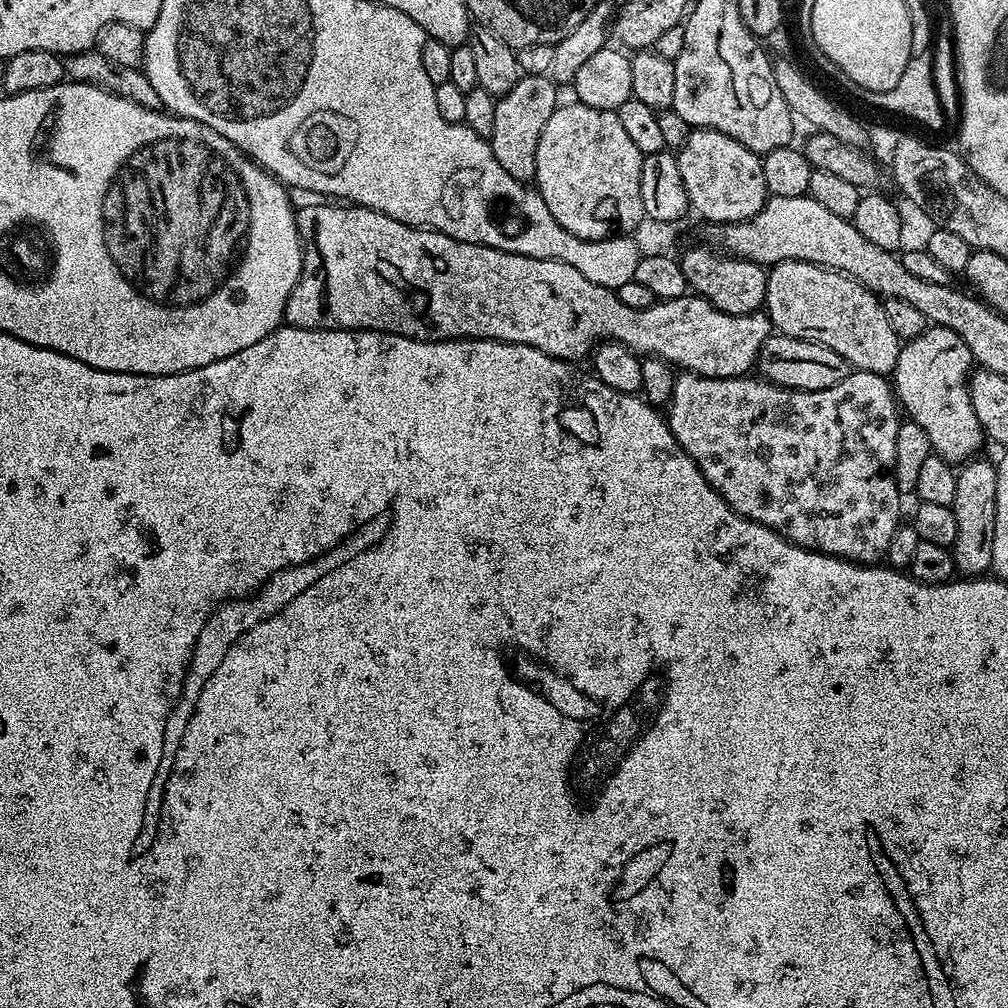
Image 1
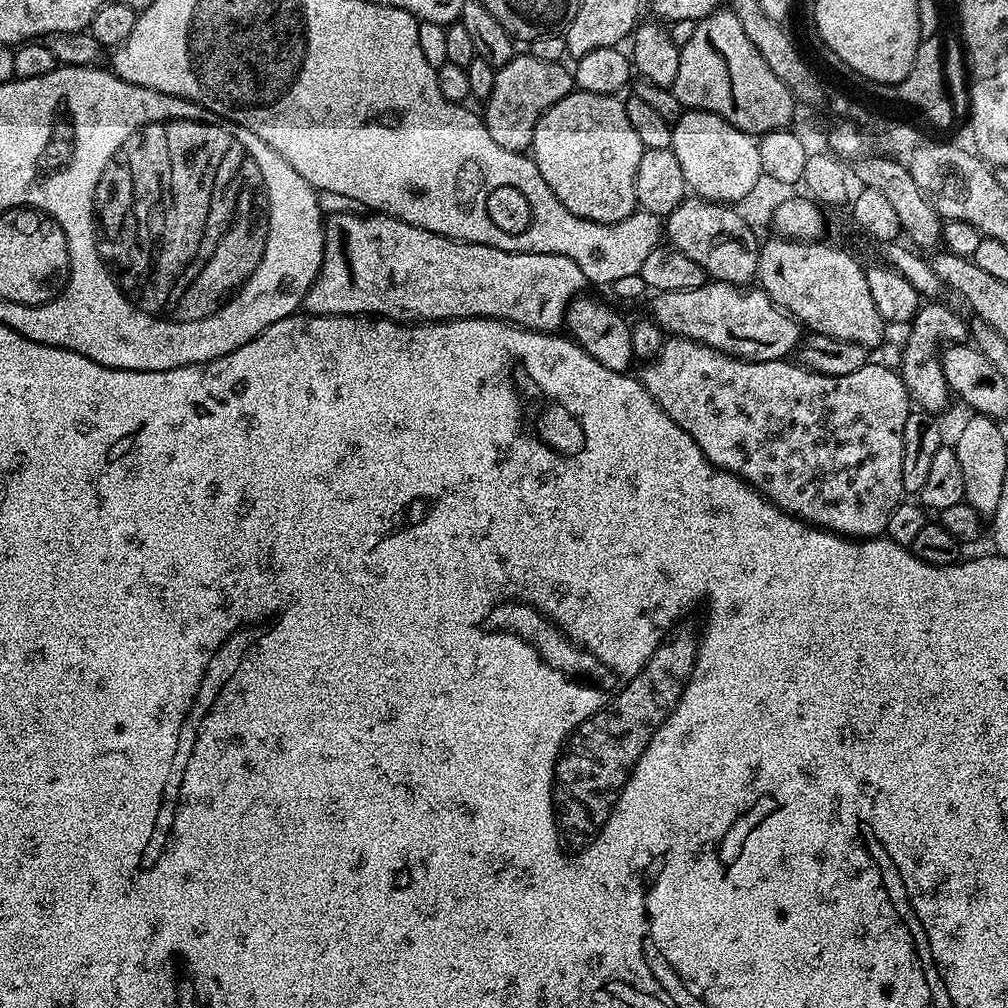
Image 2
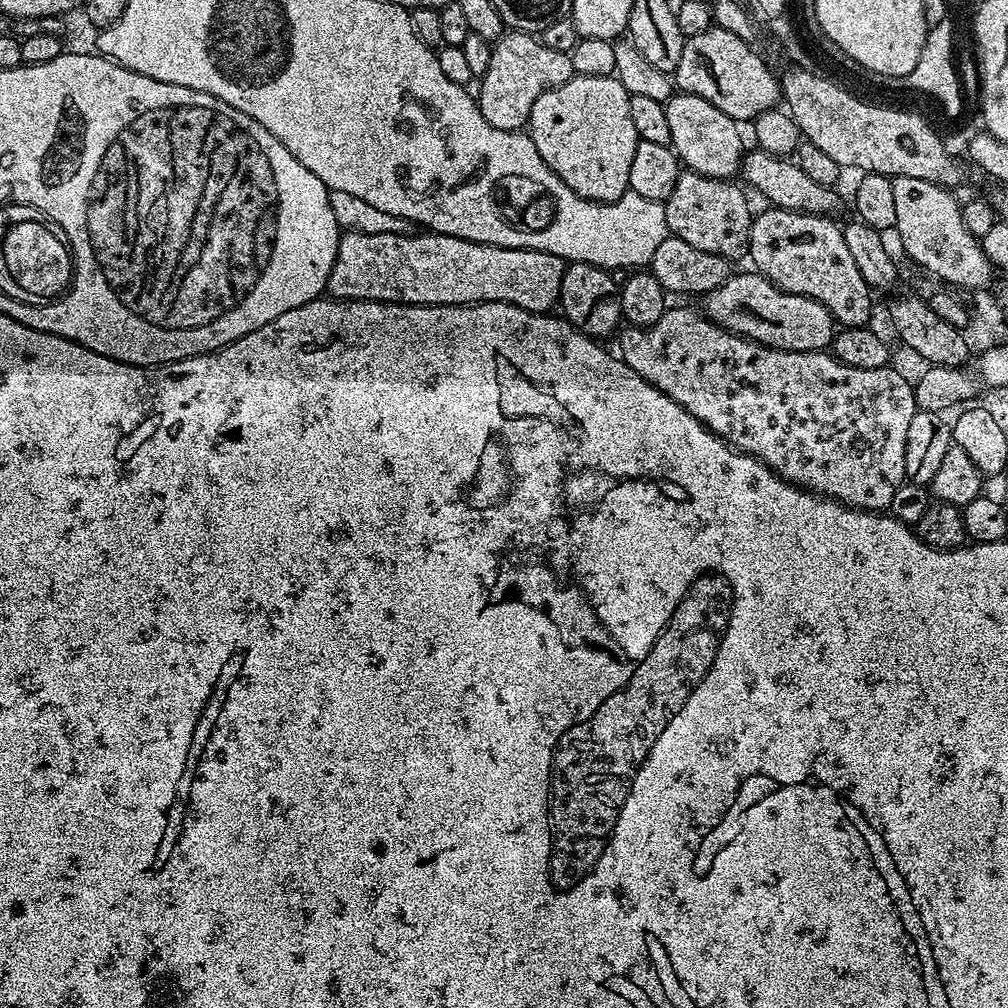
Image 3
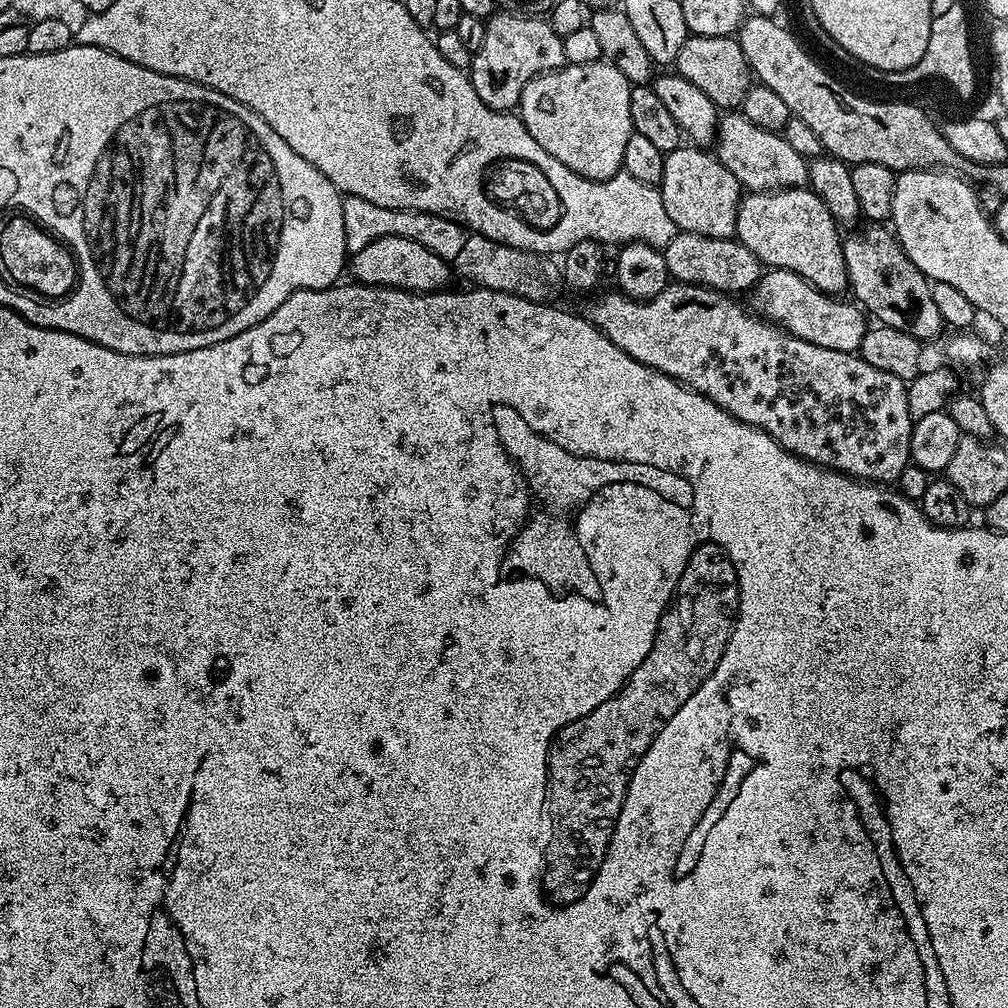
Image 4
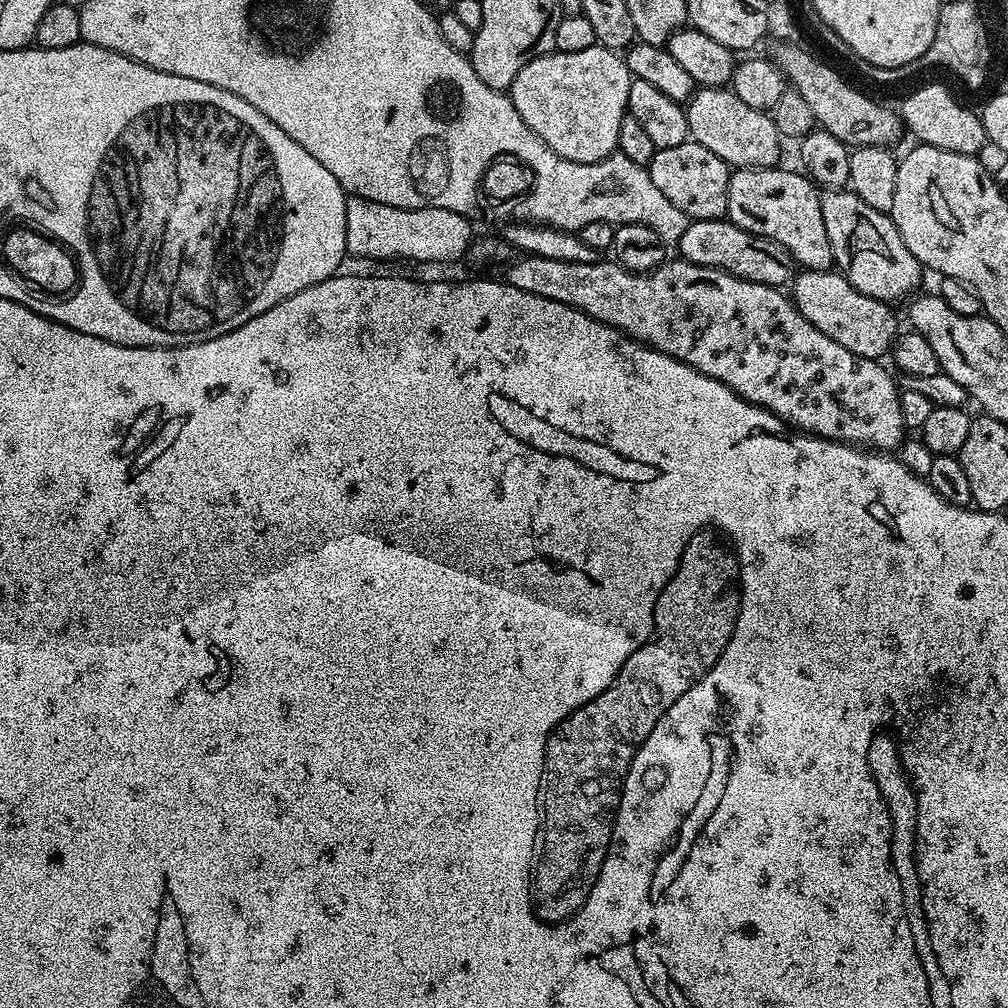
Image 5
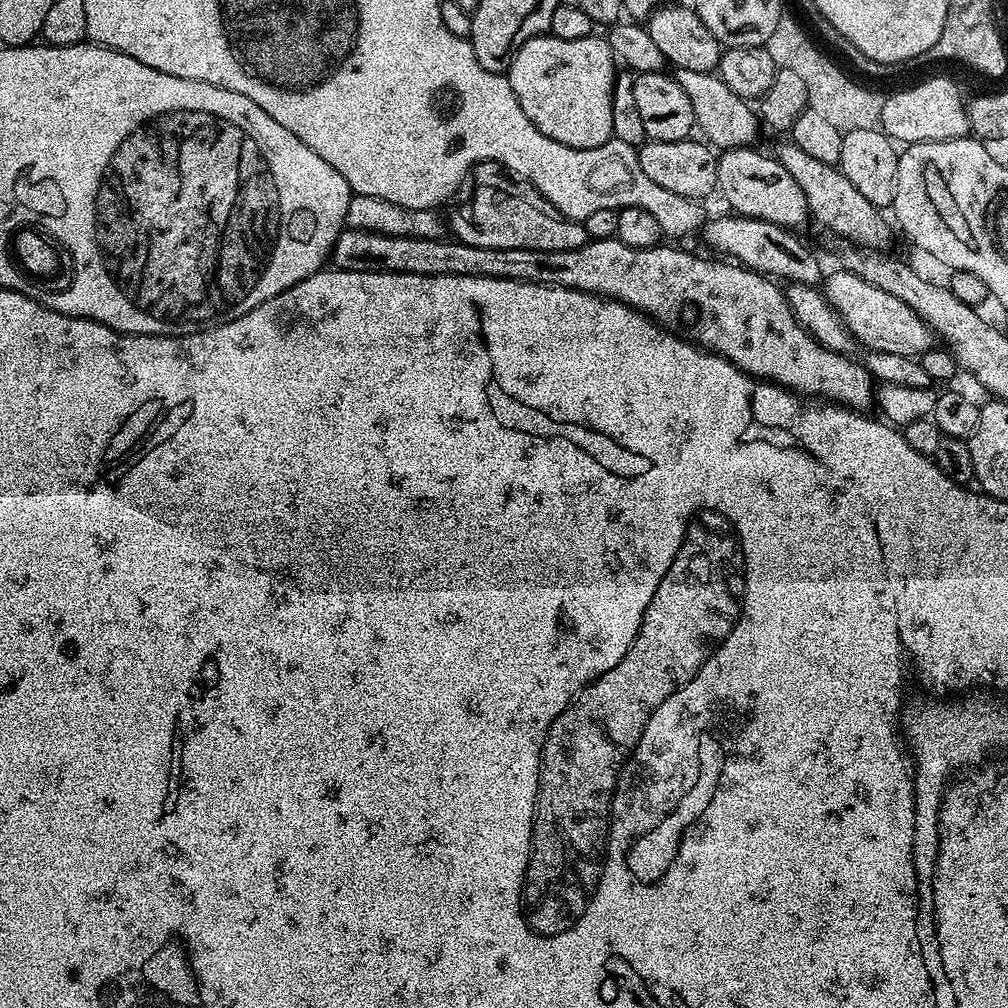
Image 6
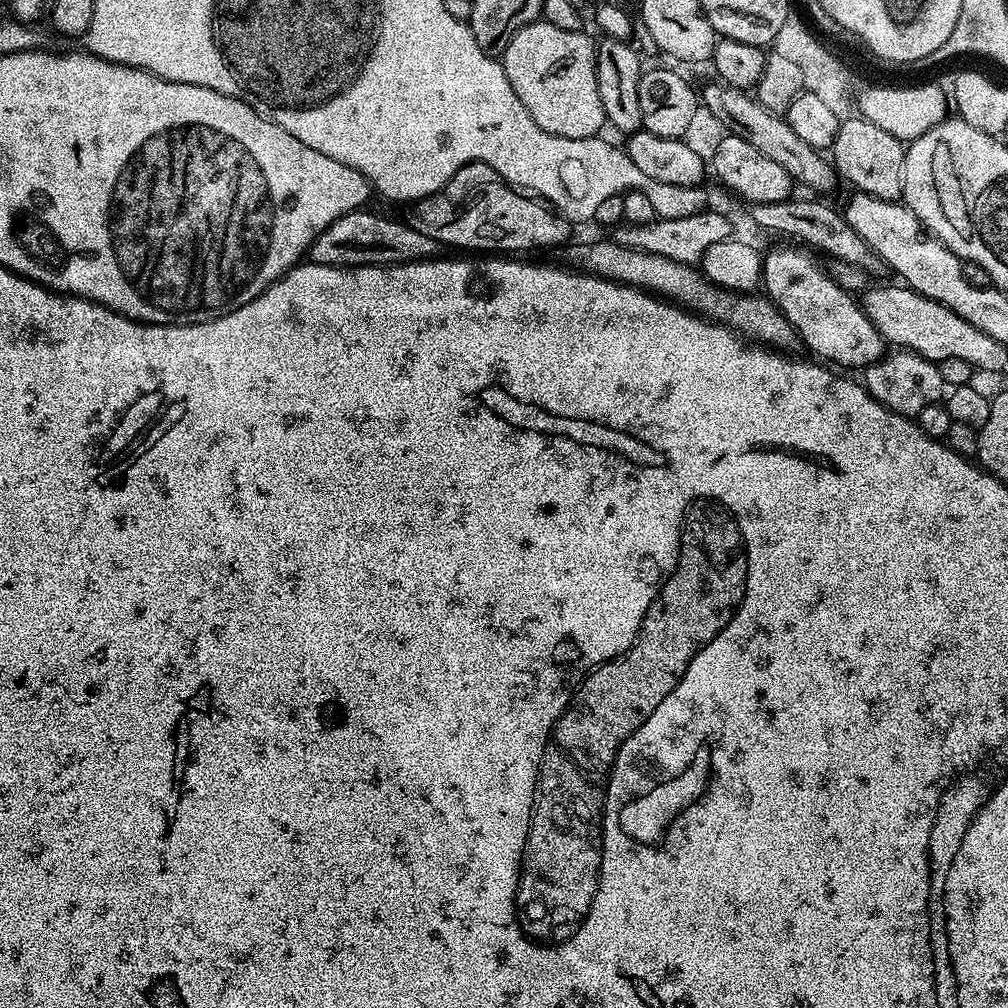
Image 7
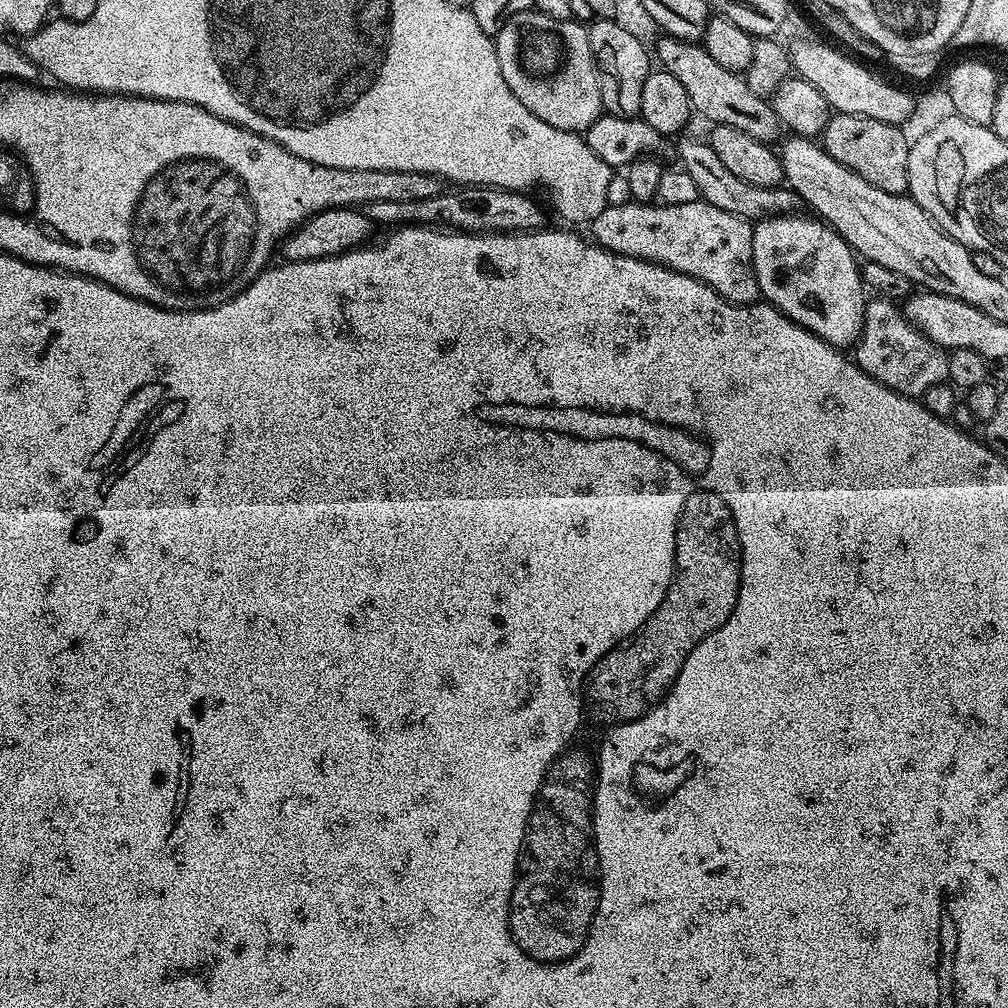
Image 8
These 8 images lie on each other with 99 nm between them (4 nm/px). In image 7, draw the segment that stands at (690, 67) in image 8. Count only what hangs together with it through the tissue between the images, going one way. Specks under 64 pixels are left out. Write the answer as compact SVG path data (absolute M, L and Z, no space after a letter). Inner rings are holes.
M713 82L702 88L702 104L708 107L708 112L716 120L725 124L725 129L731 130L735 135L740 136L754 150L766 154L773 162L778 162L791 174L797 185L805 184L809 193L832 192L838 185L838 173L829 157L821 154L817 149L810 146L803 138L798 138L794 130L790 130L787 119L783 115L766 110L756 101L755 95L749 94L742 88L731 88L728 84Z

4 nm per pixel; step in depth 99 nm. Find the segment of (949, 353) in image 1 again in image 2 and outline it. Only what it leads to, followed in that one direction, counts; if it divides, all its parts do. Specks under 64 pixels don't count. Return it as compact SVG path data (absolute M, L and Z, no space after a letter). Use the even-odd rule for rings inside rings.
M938 302L921 303L918 314L912 319L907 329L908 341L904 344L904 357L898 363L898 371L904 378L904 384L908 387L909 397L916 400L921 409L933 414L940 414L940 411L950 401L948 383L940 365L940 354L942 346L950 344L963 344L969 339L968 326L965 317L960 317L952 308Z

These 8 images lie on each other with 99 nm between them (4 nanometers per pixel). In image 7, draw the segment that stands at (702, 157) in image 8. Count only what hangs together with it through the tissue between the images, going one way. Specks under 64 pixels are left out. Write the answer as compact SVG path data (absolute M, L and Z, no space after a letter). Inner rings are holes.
M789 198L782 202L753 205L750 210L752 211L752 218L760 227L778 234L784 233L790 236L788 238L792 240L796 237L799 239L797 240L799 243L830 255L833 261L840 260L849 265L860 267L871 276L885 272L886 265L866 246L866 242L858 237L857 232L846 222L839 209L834 210L826 204L816 201L819 200L816 198L808 198L812 200L796 199Z

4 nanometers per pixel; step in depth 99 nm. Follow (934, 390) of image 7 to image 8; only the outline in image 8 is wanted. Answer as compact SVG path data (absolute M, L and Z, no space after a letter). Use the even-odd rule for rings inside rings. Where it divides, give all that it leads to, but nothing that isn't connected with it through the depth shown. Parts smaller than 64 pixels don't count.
M883 294L875 298L877 300L869 299L864 305L864 325L854 345L856 364L870 374L870 378L903 396L920 398L930 386L945 383L948 380L948 352L920 331L904 315L895 299Z

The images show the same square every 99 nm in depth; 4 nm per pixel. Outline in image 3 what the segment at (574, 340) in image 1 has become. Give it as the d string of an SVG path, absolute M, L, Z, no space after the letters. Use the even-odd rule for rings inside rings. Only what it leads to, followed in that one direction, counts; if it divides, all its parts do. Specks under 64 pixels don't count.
M345 231L330 270L329 297L338 300L377 300L383 304L481 304L506 302L527 312L551 313L557 307L565 261L529 248L495 248L453 236L435 234L366 234ZM755 270L738 271L724 284L702 296L703 315L720 328L767 348L787 352L822 352L832 343L834 321L830 310L809 296L783 292Z

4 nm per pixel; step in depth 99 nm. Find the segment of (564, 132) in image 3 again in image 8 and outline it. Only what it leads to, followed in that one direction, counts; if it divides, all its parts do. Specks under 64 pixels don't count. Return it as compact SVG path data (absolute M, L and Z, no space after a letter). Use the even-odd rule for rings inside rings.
M535 10L519 12L504 21L499 32L495 33L494 43L498 54L498 66L502 66L502 78L506 78L506 86L510 86L510 94L530 110L530 114L538 114L542 122L554 126L558 130L585 133L588 127L602 114L604 103L600 97L600 79L596 73L596 60L590 50L588 29L583 23L571 20L550 18L550 14L542 14Z

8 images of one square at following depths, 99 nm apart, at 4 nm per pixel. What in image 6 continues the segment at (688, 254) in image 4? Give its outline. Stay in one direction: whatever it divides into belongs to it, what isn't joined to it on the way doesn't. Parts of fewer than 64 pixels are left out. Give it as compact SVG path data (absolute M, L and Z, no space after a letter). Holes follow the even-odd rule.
M727 214L718 218L707 219L701 229L700 236L705 242L722 256L731 256L737 263L742 264L760 275L770 278L781 278L786 282L819 285L824 278L819 260L815 254L798 238L791 229L778 226L776 223L762 219L750 219L744 216Z

